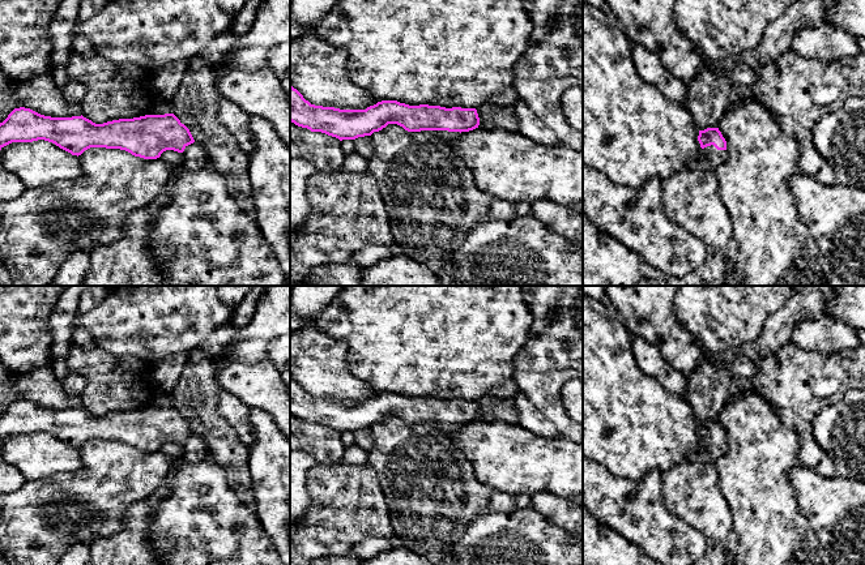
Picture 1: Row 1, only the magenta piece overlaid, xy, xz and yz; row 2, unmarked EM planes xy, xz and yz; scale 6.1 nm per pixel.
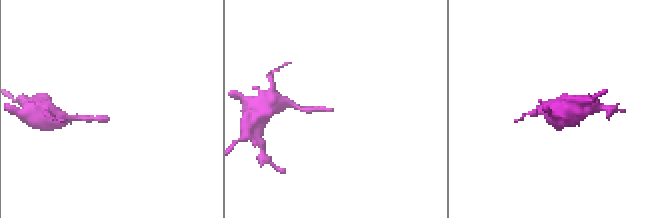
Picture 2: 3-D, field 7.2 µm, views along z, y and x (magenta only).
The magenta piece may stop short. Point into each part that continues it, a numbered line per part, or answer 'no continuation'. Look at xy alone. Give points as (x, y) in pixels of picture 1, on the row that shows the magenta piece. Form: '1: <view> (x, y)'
1: xy (195, 158)

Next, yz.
1: yz (710, 158)

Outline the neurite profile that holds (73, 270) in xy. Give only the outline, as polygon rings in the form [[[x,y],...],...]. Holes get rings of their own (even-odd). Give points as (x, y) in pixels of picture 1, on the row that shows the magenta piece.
[[[89,252],[72,253],[48,286],[81,286],[90,264]]]

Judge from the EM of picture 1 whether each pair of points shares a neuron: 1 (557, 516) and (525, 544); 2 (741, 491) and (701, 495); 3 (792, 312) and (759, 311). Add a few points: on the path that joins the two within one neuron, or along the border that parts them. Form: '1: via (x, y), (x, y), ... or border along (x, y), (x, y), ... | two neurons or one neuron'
1: border along (529, 506), (569, 533) | two neurons
2: border along (712, 463), (716, 471), (716, 484), (733, 521) | two neurons
3: border along (789, 299), (770, 317), (758, 337) | two neurons

